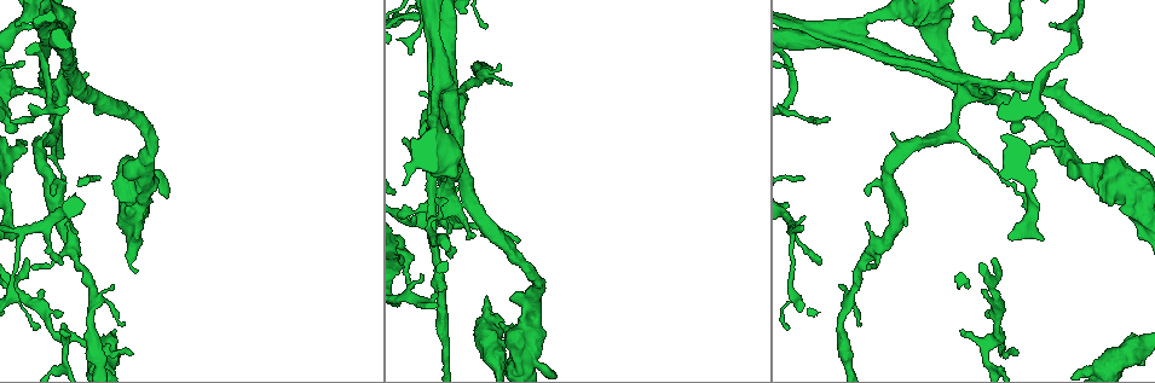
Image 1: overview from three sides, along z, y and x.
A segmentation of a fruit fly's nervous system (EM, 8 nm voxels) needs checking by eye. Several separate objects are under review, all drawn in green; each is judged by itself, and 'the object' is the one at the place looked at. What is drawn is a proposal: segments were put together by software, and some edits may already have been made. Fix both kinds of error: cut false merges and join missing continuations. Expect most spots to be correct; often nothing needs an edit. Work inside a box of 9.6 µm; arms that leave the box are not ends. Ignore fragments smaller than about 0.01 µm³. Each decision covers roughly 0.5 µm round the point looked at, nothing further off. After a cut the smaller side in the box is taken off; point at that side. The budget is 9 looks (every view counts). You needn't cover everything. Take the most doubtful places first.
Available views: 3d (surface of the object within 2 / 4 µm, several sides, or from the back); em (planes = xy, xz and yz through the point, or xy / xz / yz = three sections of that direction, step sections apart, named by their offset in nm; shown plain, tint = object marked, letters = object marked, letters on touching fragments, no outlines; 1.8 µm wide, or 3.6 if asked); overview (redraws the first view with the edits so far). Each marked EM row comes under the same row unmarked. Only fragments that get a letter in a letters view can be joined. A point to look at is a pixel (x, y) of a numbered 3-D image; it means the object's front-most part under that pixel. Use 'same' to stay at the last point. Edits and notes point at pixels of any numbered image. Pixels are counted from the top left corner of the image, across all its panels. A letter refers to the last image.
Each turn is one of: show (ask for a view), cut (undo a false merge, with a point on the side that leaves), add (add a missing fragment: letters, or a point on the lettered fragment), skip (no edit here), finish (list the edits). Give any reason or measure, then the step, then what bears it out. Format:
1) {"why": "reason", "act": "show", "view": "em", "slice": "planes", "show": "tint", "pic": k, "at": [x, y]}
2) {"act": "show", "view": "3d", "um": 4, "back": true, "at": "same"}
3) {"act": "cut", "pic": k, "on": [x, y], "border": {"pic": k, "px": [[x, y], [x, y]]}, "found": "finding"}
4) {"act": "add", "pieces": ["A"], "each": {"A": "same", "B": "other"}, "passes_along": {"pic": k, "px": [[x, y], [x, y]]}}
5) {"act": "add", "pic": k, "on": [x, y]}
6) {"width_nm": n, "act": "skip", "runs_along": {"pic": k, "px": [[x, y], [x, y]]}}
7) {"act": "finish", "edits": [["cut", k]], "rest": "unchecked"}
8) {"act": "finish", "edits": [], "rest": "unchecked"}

{"why": "free end", "act": "show", "view": "em", "slice": "xz", "step": 8, "show": "tint", "pic": 1, "at": [421, 275]}

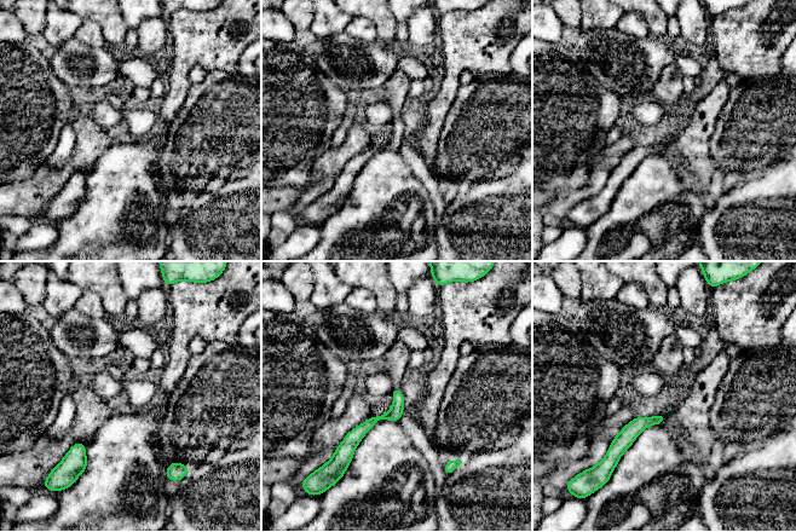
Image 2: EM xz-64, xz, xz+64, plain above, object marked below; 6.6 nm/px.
{"why": "cut it another way", "act": "show", "view": "em", "slice": "planes", "show": "letters", "at": "same"}

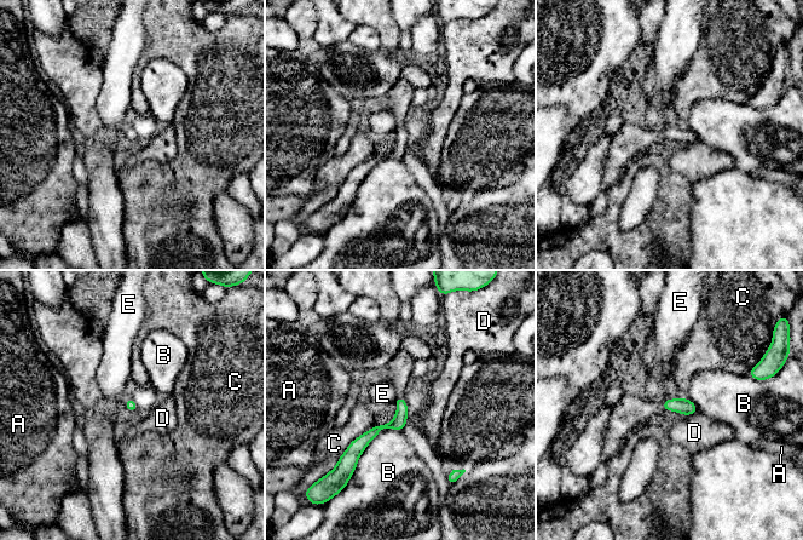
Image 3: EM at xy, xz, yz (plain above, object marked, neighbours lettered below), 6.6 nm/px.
{"act": "skip", "each": {"A": "other", "B": "other", "C": "other", "D": "other", "E": "other"}, "border": {"pic": 3, "px": [[398, 395], [394, 401]]}, "found": "none of them fits"}

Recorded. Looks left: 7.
{"why": "a fork", "act": "show", "view": "em", "slice": "planes", "show": "tint", "pic": 1, "at": [876, 250]}

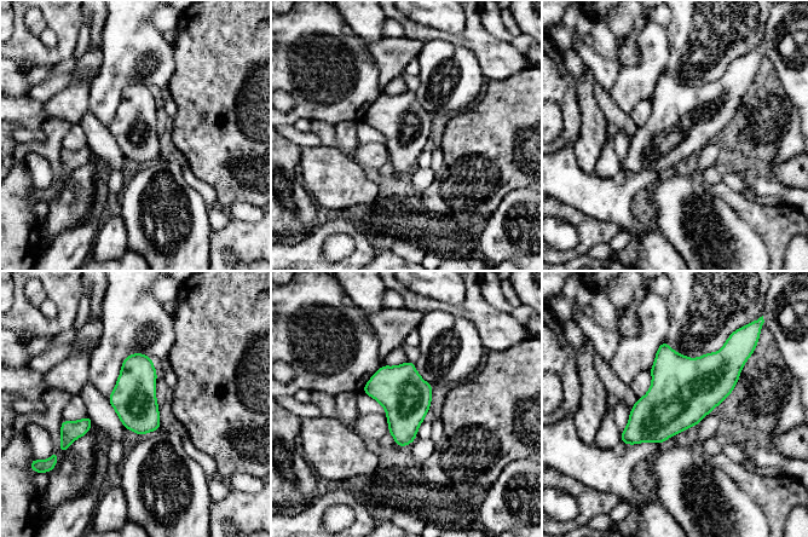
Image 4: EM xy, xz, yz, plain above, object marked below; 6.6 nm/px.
{"act": "show", "view": "em", "slice": "planes", "show": "letters", "at": "same"}

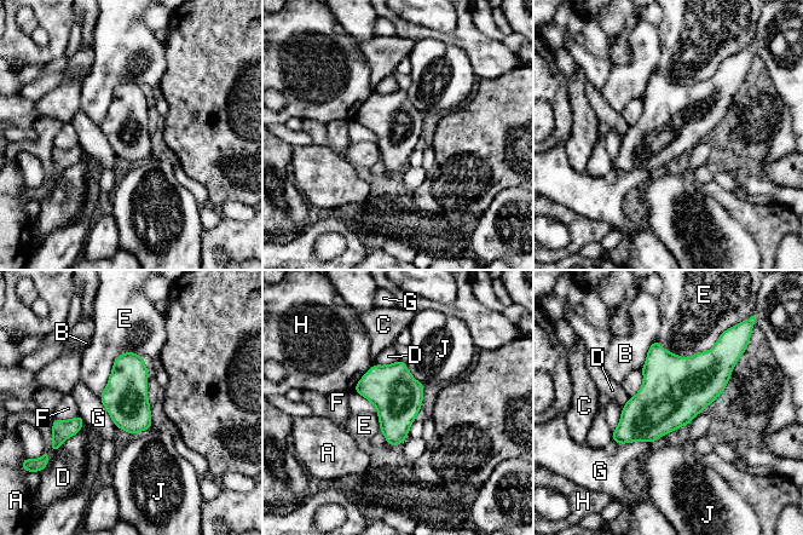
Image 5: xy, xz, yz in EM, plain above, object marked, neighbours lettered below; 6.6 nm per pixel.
{"act": "skip", "each": {"A": "other", "B": "other", "C": "other", "D": "other", "E": "other", "F": "other", "G": "other", "H": "other", "J": "other"}, "border": {"pic": 5, "px": [[612, 439], [650, 444]]}, "found": "one neuron here"}

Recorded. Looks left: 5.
{"why": "arms part here", "act": "show", "view": "3d", "um": 4, "pic": 1, "at": [454, 222]}

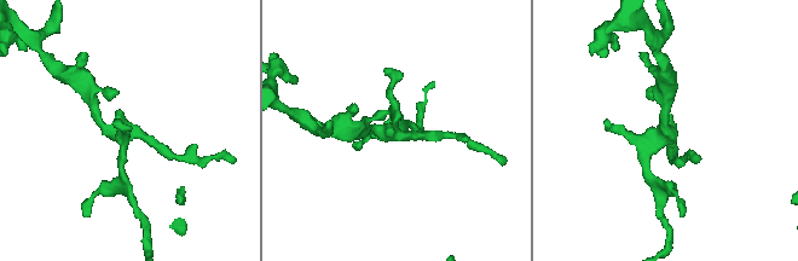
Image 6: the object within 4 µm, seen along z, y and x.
{"act": "show", "view": "em", "slice": "planes", "show": "letters", "pic": 6, "at": [394, 133]}

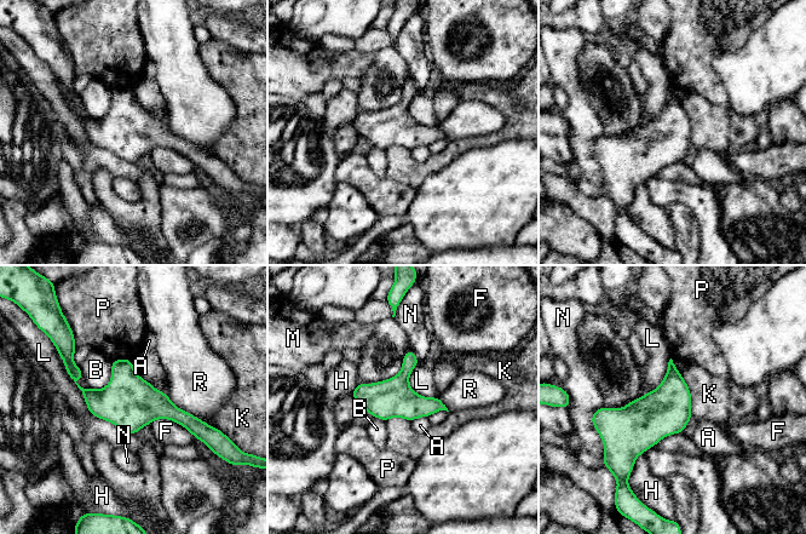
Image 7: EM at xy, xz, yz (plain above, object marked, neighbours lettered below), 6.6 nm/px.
{"act": "skip", "each": {"A": "other", "B": "other", "F": "other", "H": "other", "K": "other", "L": "other", "M": "other", "N": "other", "P": "other", "R": "other"}, "border": {"pic": 7, "px": [[61, 356], [92, 414]]}, "found": "continuous, no second neuron"}

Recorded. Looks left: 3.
{"why": "a fork", "act": "show", "view": "em", "slice": "xz", "step": 8, "show": "tint", "pic": 1, "at": [442, 114]}

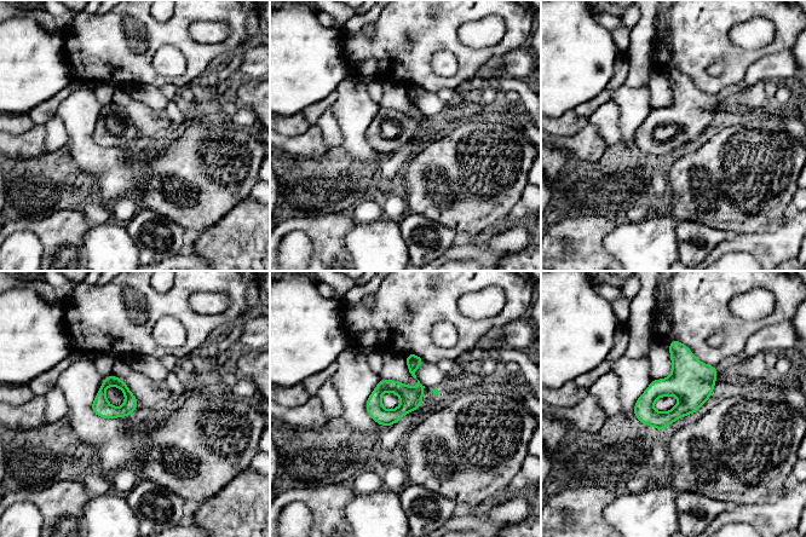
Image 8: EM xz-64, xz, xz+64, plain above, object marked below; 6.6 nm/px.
{"act": "show", "view": "em", "slice": "planes", "show": "letters", "at": "same"}

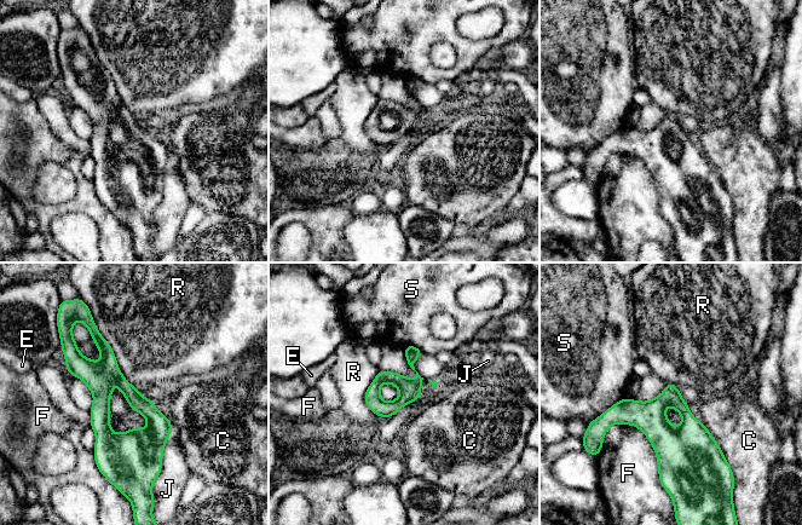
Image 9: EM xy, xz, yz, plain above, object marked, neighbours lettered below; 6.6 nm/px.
{"act": "skip", "each": {"C": "other", "E": "other", "F": "other", "J": "other", "R": "other", "S": "other"}, "found": "all the same neuron"}

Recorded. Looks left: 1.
{"act": "finish", "edits": [], "rest": "unchecked"}

